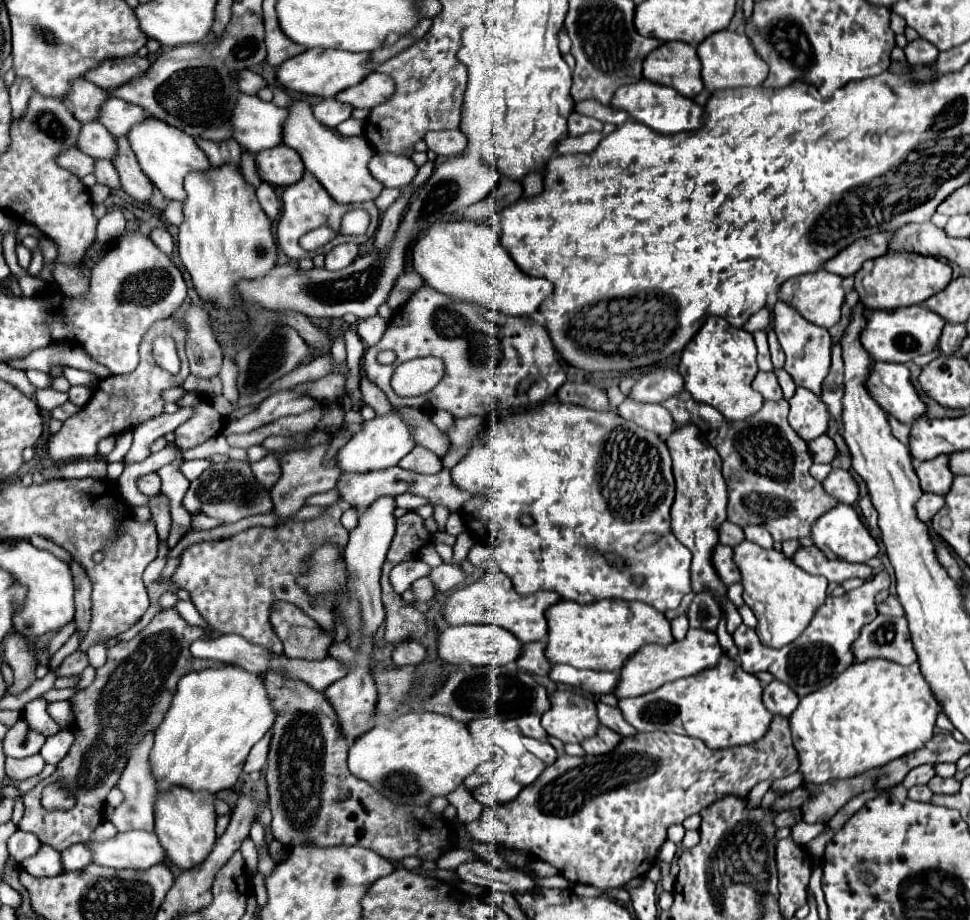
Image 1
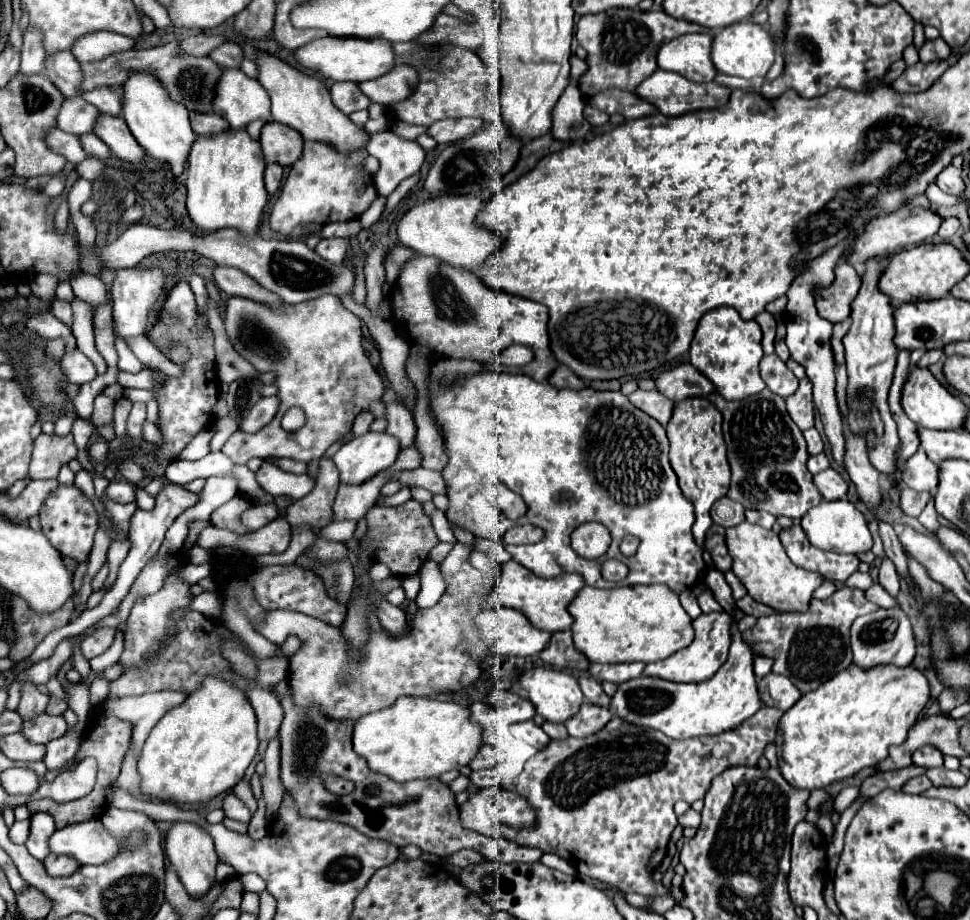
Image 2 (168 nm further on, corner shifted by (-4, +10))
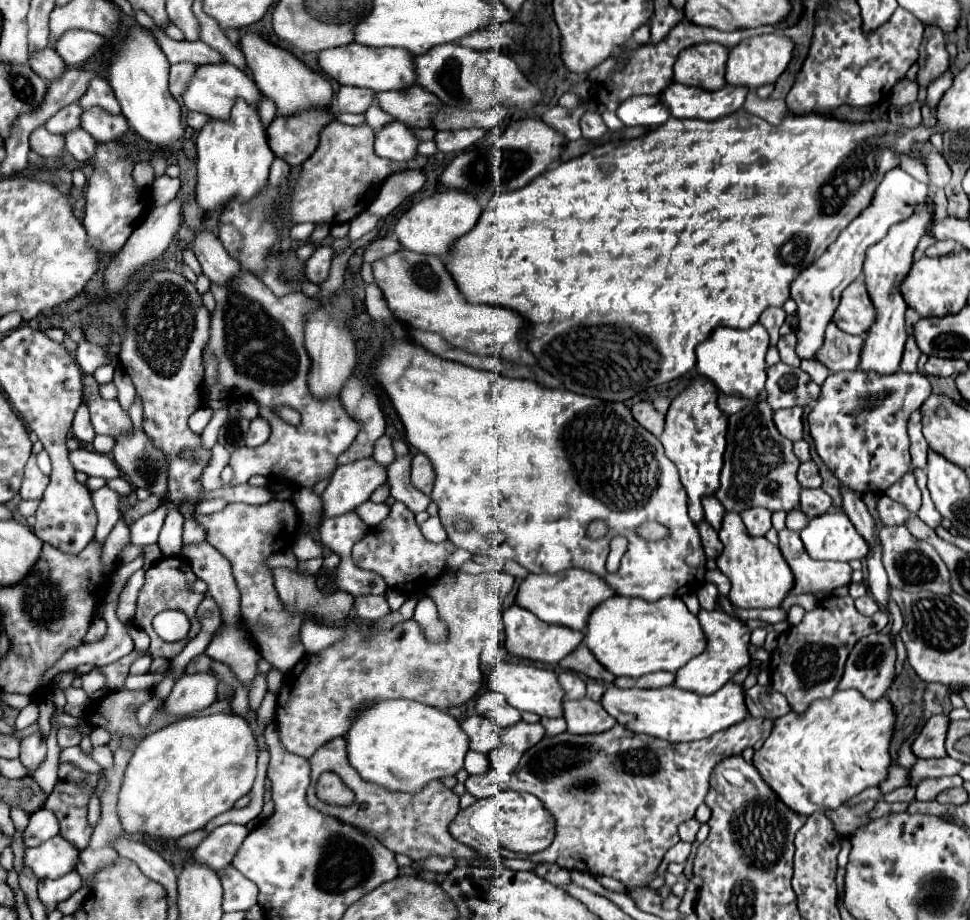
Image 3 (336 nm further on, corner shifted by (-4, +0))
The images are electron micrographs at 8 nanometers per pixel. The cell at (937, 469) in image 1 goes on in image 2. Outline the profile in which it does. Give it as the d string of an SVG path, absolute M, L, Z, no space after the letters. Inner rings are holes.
M919 448L903 468L903 484L913 490L935 492L939 486L939 466L927 458L923 448Z

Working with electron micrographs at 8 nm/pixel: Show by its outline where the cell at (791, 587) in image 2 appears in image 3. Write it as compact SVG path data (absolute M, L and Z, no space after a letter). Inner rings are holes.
M725 512L719 530L723 542L723 552L717 558L717 568L731 580L729 600L739 608L775 608L791 592L791 568L777 546L773 546L765 536L751 536L739 514Z

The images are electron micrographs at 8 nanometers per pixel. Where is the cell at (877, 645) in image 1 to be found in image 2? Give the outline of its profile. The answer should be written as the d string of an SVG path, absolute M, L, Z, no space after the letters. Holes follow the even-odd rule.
M879 608L871 614L859 616L851 626L851 648L853 648L853 662L871 668L877 664L895 664L907 666L915 658L915 636L911 630L911 622L901 608Z

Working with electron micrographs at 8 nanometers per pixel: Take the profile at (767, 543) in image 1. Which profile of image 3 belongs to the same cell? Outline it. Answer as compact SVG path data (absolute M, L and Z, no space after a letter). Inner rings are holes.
M749 508L741 512L741 518L753 536L765 536L771 528L771 512L767 508Z

